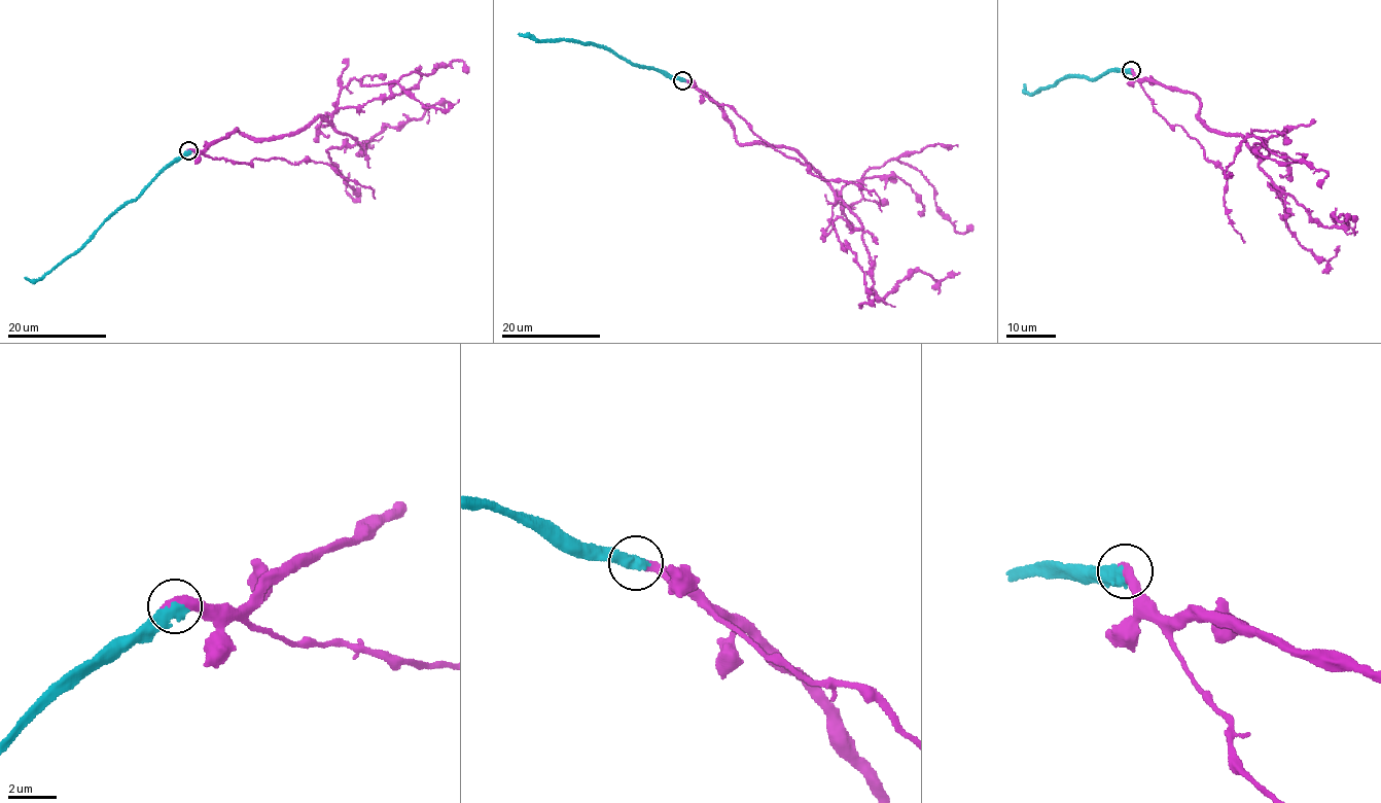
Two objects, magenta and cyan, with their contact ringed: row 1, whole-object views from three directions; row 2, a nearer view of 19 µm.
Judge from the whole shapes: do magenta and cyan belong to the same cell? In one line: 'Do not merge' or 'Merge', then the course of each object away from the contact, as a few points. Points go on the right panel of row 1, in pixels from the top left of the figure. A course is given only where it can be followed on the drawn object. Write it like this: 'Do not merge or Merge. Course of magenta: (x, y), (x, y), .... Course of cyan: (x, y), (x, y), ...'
Merge. Course of magenta: (1131, 70), (1189, 92), (1206, 128), (1265, 158), (1265, 141), (1284, 131), (1247, 134), (1325, 171), (1321, 188). Course of cyan: (1131, 70), (1112, 70), (1091, 79), (1083, 74), (1072, 75), (1030, 93), (1025, 91), (1024, 83)

